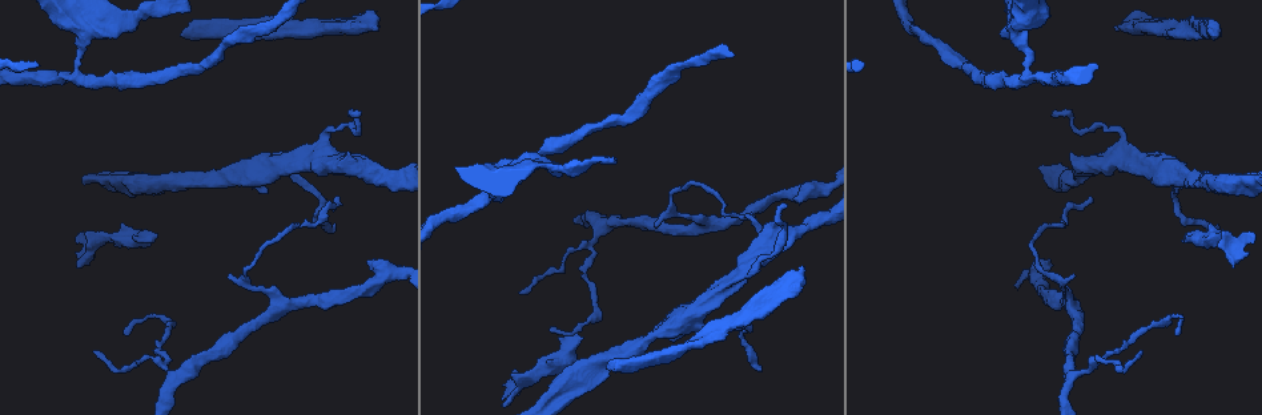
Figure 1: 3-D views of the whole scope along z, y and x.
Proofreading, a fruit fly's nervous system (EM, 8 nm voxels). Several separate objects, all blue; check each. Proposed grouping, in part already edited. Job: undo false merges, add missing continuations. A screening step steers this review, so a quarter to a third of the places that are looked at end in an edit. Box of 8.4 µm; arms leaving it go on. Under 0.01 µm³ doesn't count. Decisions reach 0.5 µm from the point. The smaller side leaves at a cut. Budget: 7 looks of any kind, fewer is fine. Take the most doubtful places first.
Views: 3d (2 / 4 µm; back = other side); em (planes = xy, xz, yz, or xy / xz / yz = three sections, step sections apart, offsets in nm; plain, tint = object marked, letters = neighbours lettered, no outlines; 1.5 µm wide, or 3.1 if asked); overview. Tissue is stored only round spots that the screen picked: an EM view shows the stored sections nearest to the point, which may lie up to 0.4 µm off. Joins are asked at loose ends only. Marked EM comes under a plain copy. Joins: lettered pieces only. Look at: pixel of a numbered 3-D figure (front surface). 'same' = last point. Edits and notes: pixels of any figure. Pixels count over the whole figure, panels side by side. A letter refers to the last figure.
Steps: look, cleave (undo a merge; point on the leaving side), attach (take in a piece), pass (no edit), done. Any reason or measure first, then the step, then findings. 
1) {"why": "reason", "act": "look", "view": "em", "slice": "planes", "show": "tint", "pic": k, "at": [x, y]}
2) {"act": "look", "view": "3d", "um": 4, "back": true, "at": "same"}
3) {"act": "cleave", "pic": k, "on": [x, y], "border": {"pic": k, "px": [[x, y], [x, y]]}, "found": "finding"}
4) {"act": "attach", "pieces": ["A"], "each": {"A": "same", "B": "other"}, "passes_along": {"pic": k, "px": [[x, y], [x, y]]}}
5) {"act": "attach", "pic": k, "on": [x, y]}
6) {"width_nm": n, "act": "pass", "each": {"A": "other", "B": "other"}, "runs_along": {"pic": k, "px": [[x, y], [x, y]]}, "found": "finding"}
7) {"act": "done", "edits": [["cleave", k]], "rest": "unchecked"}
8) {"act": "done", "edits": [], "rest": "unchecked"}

{"why": "free end", "act": "look", "view": "em", "slice": "xz", "step": 4, "show": "tint", "pic": 1, "at": [609, 364]}

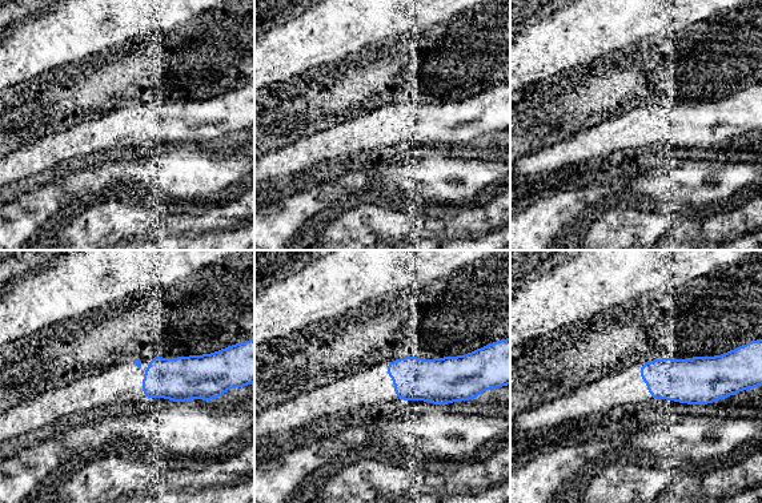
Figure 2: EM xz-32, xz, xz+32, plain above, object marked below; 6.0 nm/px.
{"why": "cut it another way", "act": "look", "view": "em", "slice": "planes", "show": "letters", "at": "same"}

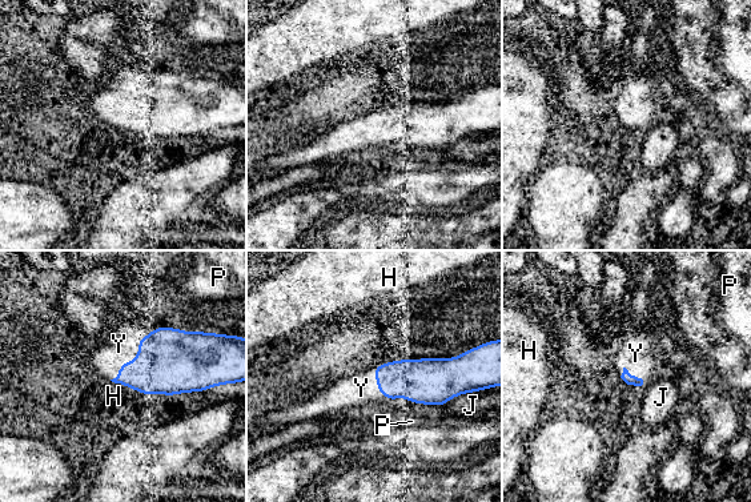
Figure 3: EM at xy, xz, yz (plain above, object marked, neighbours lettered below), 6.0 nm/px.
{"longest_contact_nm": ["Y", 320], "act": "attach", "pieces": ["Y"], "each": {"H": "other", "J": "other", "P": "other", "Y": "same"}, "passes_along": {"pic": 3, "px": [[169, 361], [128, 362], [119, 344]]}, "found": "the neuron continues"}

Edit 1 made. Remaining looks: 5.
{"why": "branch stops here", "act": "look", "view": "em", "slice": "xy", "step": 8, "show": "letters", "pic": 1, "at": [333, 226]}

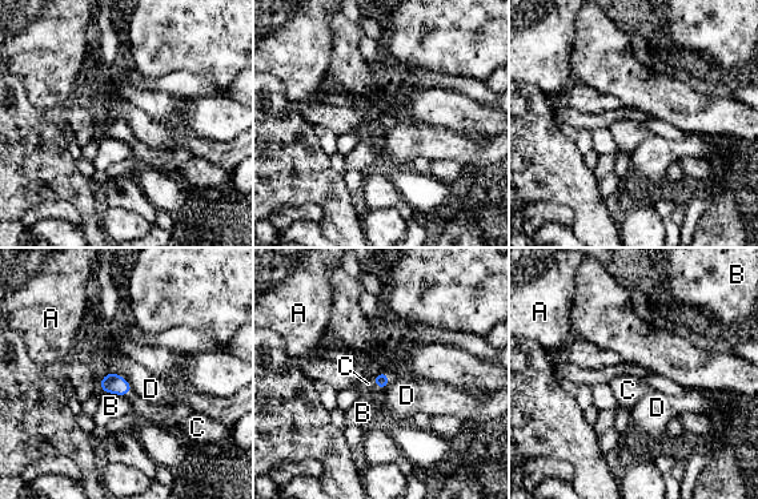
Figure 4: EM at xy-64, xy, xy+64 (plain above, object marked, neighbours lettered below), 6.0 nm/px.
{"act": "look", "view": "em", "slice": "planes", "show": "letters", "at": "same"}

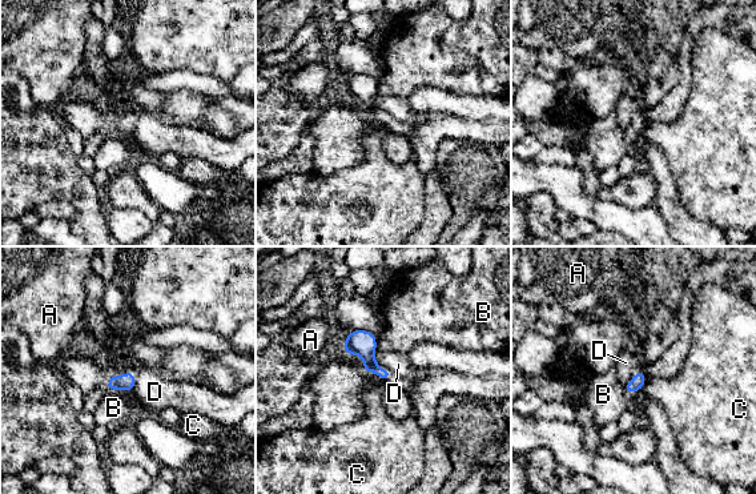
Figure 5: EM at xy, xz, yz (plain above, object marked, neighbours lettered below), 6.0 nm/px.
{"act": "pass", "each": {"A": "other", "B": "other", "C": "other", "D": "other"}, "border": {"pic": 5, "px": [[135, 372], [135, 388], [132, 390]]}, "found": "no lettered piece goes on from it"}

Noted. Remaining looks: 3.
{"act": "look", "view": "3d", "um": 2, "back": true, "pic": 1, "at": [1161, 324]}

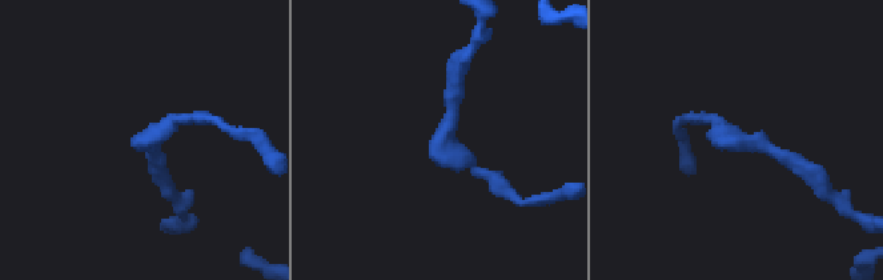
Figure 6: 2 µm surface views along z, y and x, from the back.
{"act": "look", "view": "em", "slice": "planes", "show": "tint", "pic": 6, "at": [740, 140]}

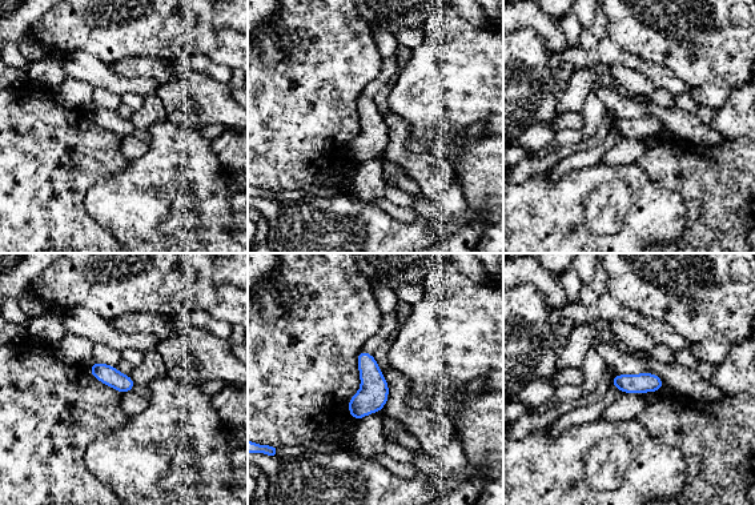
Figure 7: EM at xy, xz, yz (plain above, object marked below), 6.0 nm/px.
{"act": "look", "view": "em", "slice": "planes", "show": "letters", "at": "same"}

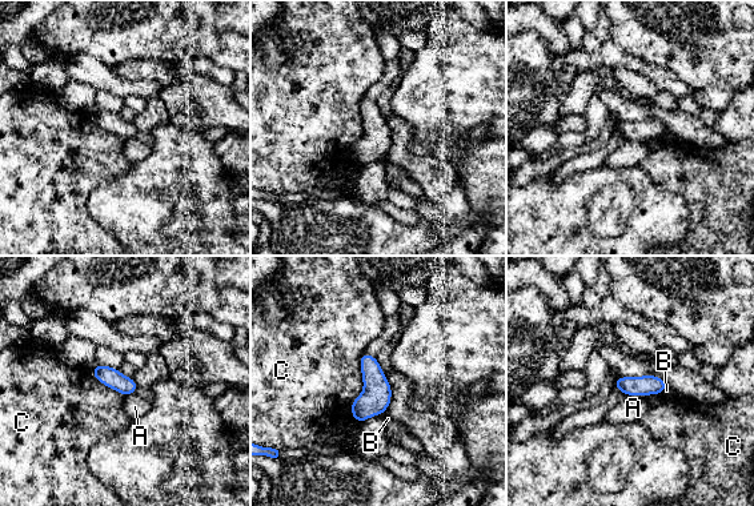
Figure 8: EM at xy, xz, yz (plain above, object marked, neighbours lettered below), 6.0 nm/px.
{"act": "pass", "each": {"A": "other", "B": "other", "C": "other"}, "border": {"pic": 8, "px": [[364, 350], [352, 418]]}, "found": "one neuron here"}

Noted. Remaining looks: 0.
{"act": "done", "edits": [["attach", 3]], "rest": "unchecked"}

